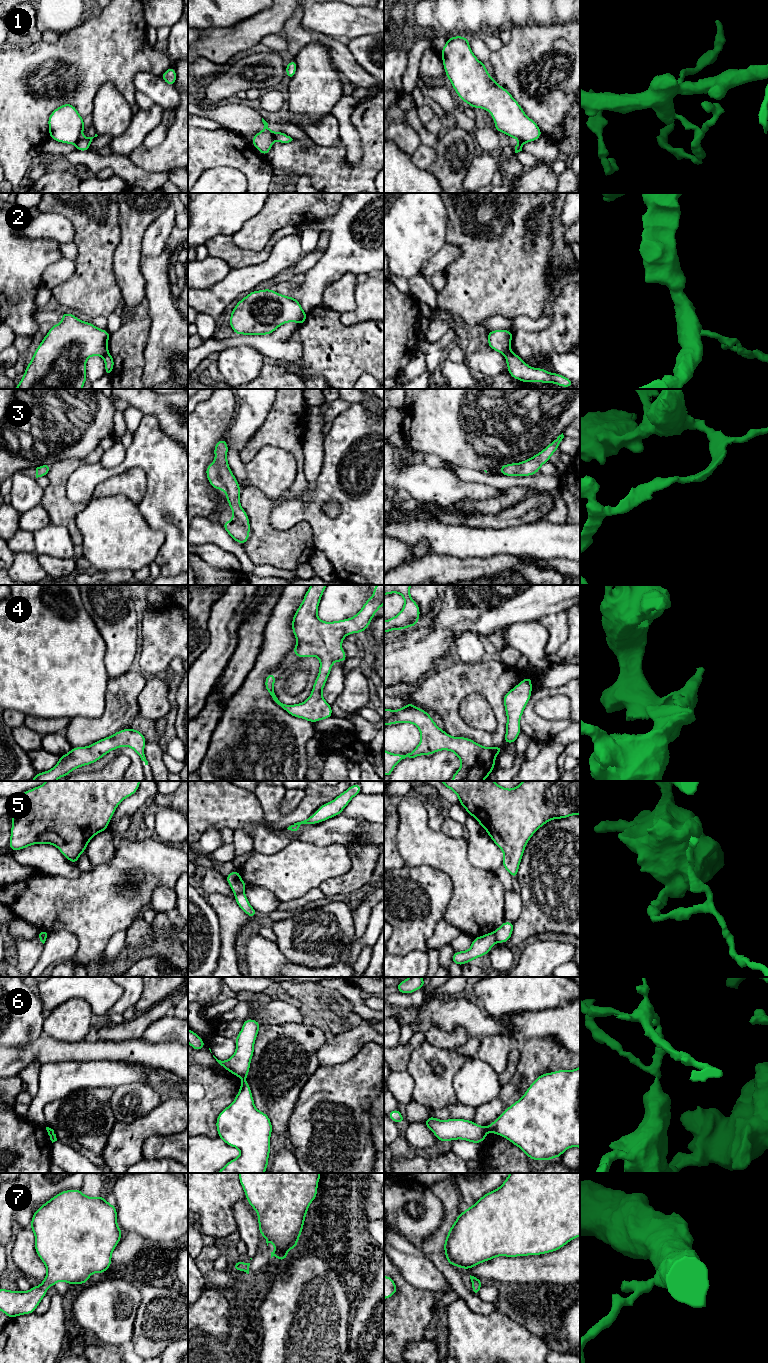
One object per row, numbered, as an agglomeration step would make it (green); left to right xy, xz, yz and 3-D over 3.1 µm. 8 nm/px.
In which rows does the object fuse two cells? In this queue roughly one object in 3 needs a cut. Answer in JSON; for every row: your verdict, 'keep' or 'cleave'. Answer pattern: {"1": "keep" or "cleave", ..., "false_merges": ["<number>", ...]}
{"1": "cleave", "2": "cleave", "3": "keep", "4": "keep", "5": "cleave", "6": "cleave", "7": "keep", "false_merges": ["1", "2", "5", "6"]}

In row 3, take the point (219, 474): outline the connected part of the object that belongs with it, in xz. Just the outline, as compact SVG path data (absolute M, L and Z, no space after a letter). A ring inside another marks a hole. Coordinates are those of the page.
M225 439L215 444L215 461L206 468L209 483L214 489L221 489L226 493L226 499L234 514L228 522L223 522L227 533L239 544L249 539L250 523L247 513L240 505L240 486L227 462L228 445Z

